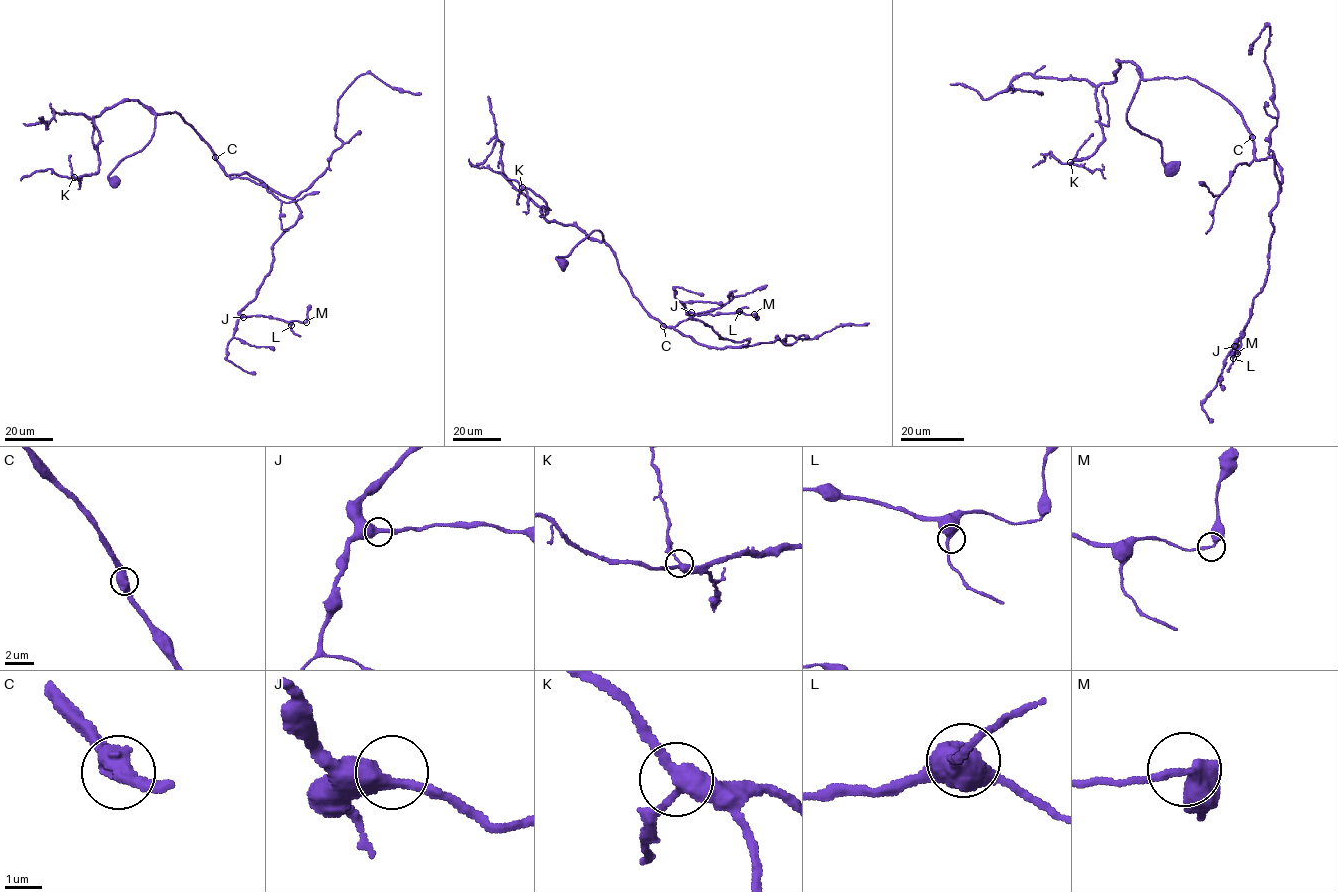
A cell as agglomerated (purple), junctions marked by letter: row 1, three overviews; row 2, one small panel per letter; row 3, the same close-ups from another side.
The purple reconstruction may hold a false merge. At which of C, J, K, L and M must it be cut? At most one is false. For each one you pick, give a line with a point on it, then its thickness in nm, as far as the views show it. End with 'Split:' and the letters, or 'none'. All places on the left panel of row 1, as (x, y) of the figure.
Split: none

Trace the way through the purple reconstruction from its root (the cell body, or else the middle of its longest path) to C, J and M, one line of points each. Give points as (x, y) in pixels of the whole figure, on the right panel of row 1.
C: (1170, 170), (1162, 161), (1161, 145), (1127, 120), (1141, 79), (1197, 81), (1234, 107), (1253, 137)
J: (1170, 170), (1127, 120), (1141, 79), (1212, 89), (1253, 156), (1280, 167), (1267, 280), (1234, 346)
M: (1170, 170), (1127, 120), (1141, 79), (1212, 89), (1253, 156), (1280, 167), (1267, 280), (1237, 354)

